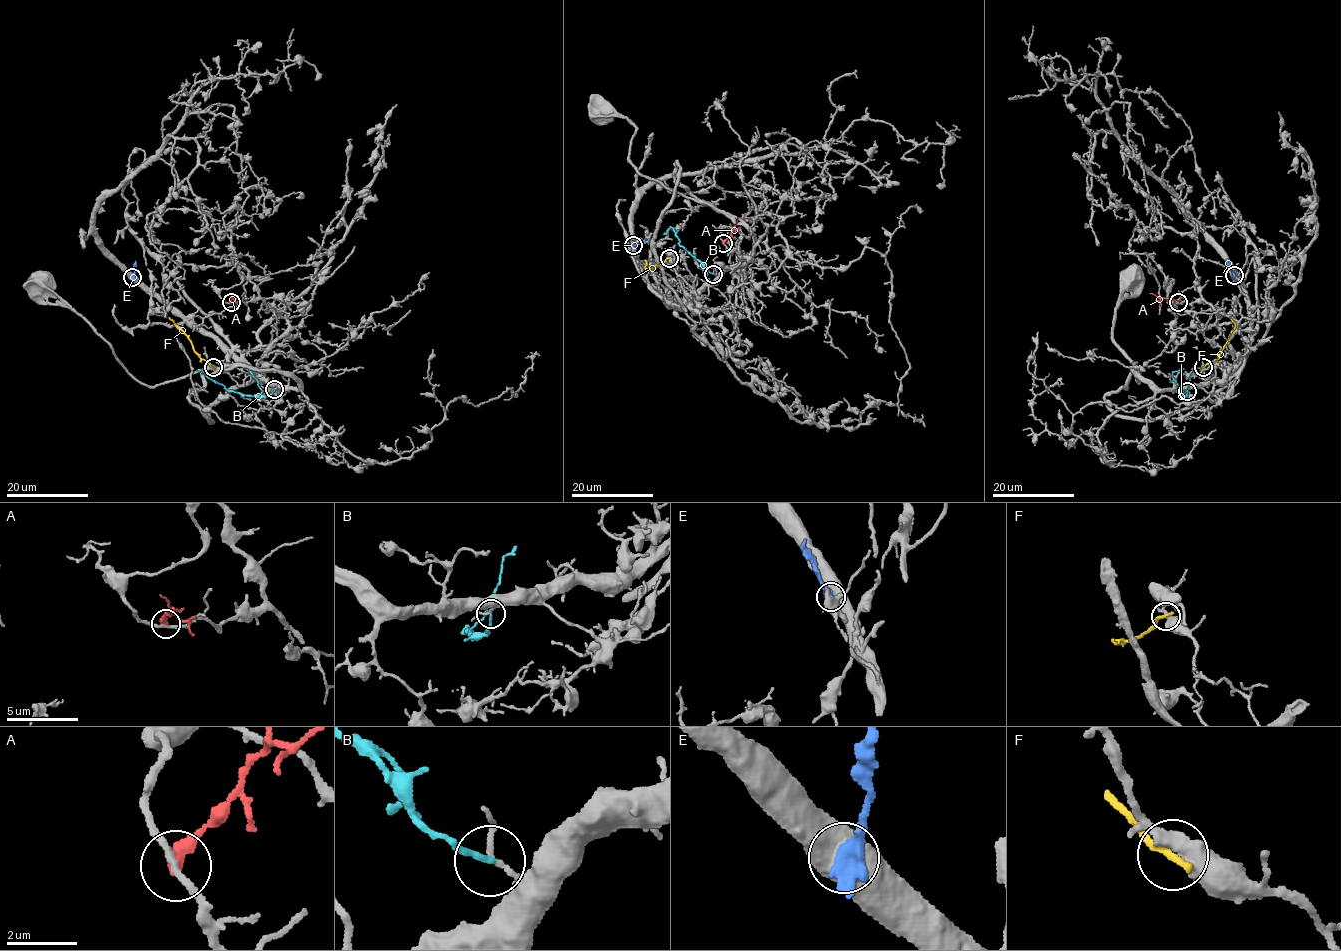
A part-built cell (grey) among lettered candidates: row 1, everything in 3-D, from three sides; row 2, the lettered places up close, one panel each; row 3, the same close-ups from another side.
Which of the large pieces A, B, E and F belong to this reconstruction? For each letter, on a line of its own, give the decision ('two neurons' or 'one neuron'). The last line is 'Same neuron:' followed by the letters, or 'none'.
A: two neurons
B: two neurons
E: two neurons
F: two neurons
Same neuron: none

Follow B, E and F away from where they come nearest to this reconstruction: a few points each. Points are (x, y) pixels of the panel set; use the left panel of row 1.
B: (274, 390), (259, 397), (241, 395), (229, 391), (197, 369)
E: (132, 277), (135, 261)
F: (214, 368), (201, 359), (192, 342), (168, 318)

